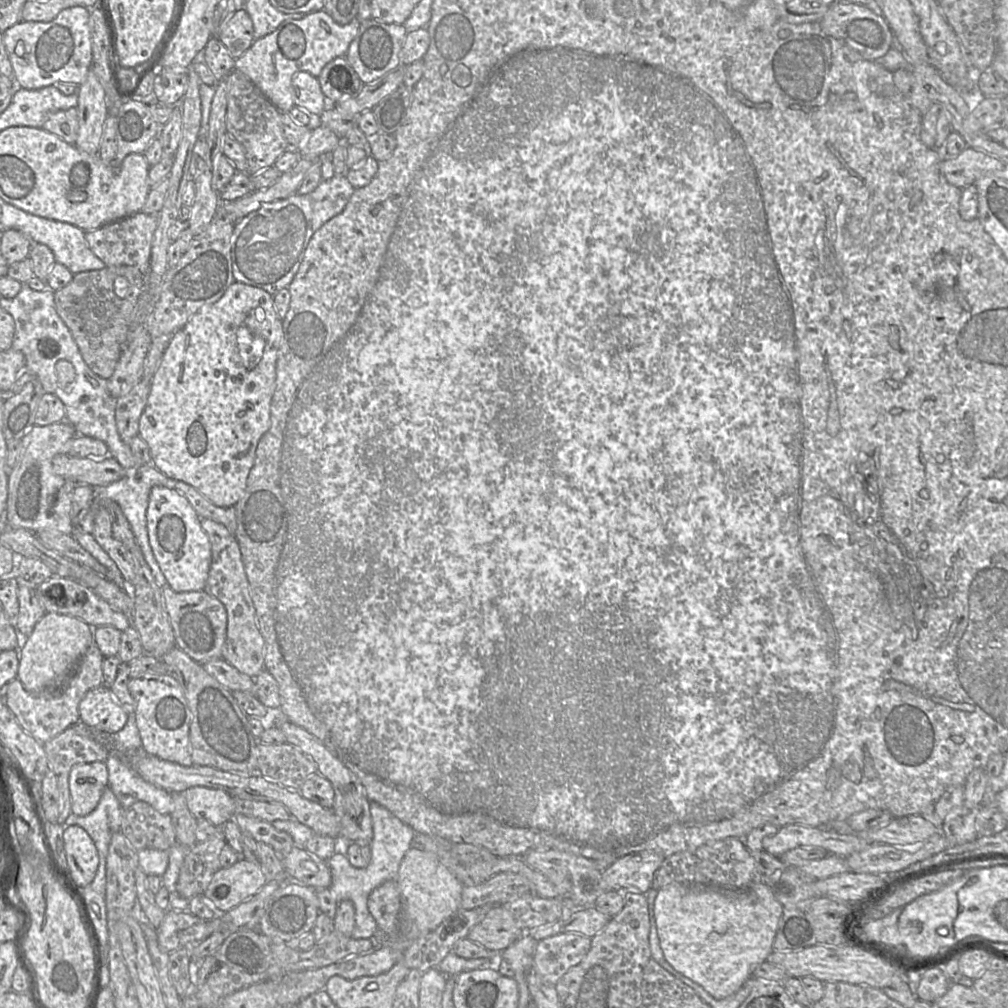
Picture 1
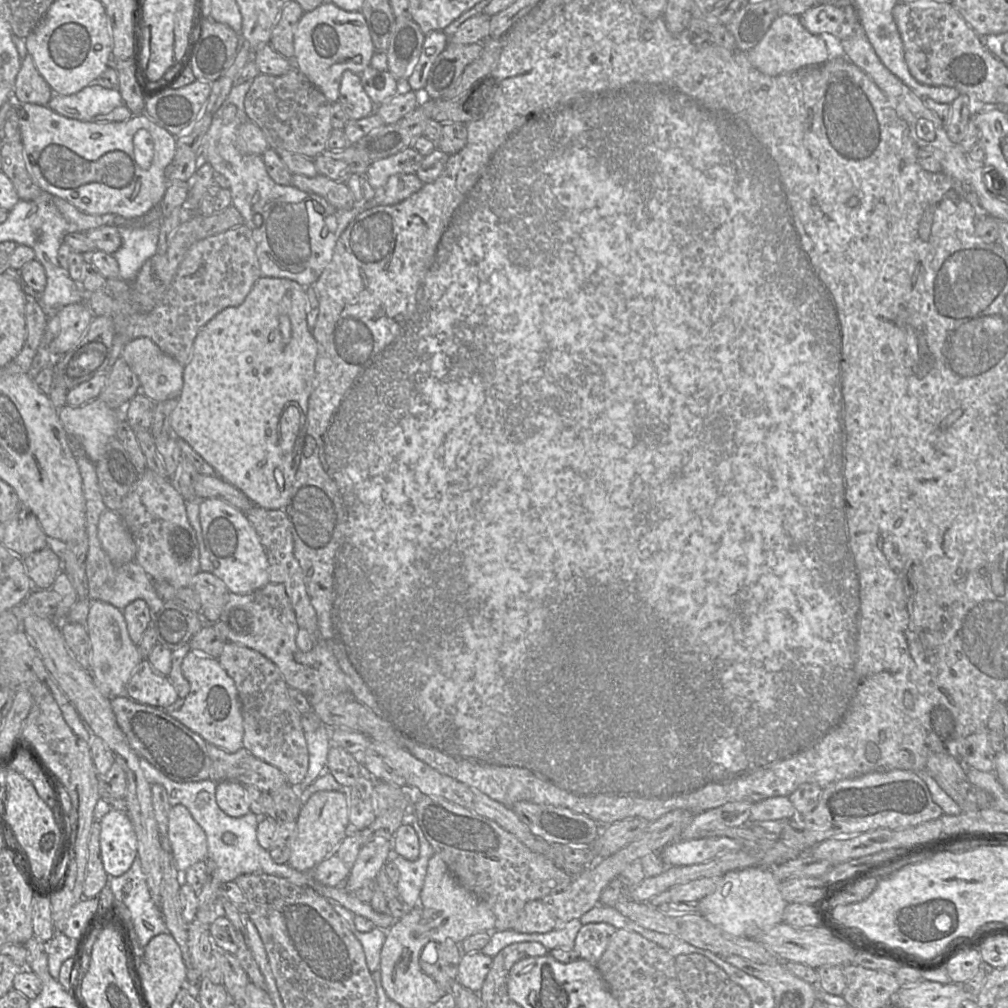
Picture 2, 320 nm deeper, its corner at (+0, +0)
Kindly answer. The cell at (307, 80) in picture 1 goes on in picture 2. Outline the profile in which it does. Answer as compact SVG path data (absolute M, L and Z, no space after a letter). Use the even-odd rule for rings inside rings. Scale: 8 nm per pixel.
M345 71L340 84L338 101L351 120L366 118L375 112L376 105L366 94L358 74Z

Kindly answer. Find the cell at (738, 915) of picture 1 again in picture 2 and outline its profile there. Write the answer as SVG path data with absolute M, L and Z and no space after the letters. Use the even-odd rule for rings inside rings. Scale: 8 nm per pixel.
M752 866L729 871L719 878L715 890L698 902L696 910L731 935L759 941L759 936L783 922L788 903L781 895L780 884L770 867Z

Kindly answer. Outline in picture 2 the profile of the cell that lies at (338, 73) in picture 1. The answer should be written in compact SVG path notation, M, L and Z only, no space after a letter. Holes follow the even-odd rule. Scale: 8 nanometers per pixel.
M368 66L358 74L366 94L375 105L380 105L397 96L397 80L389 71L381 71Z

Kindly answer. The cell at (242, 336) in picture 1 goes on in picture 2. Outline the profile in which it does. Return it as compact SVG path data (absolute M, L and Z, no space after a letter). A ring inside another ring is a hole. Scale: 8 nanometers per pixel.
M271 277L259 278L242 304L240 304L239 306L224 309L216 316L214 316L198 332L196 339L194 341L194 350L193 350L192 359L190 363L184 367L183 388L178 398L177 405L174 408L170 418L171 428L173 429L177 437L180 437L183 440L185 440L208 464L210 464L214 468L218 476L220 476L222 479L224 479L225 481L227 481L228 483L236 487L238 490L240 490L244 495L246 495L250 499L250 501L255 506L261 507L264 509L281 510L286 505L287 500L290 496L292 485L295 480L295 474L297 471L297 467L299 466L299 462L301 462L301 464L318 464L318 461L321 461L323 462L323 464L321 464L323 465L323 468L327 468L326 462L325 462L325 442L326 442L327 434L316 435L315 428L307 427L308 401L309 401L309 397L312 392L314 381L315 381L315 360L317 356L317 343L311 333L310 328L308 327L307 314L308 314L308 298L307 298L305 287L301 286L295 281L285 279L285 278L271 278Z

